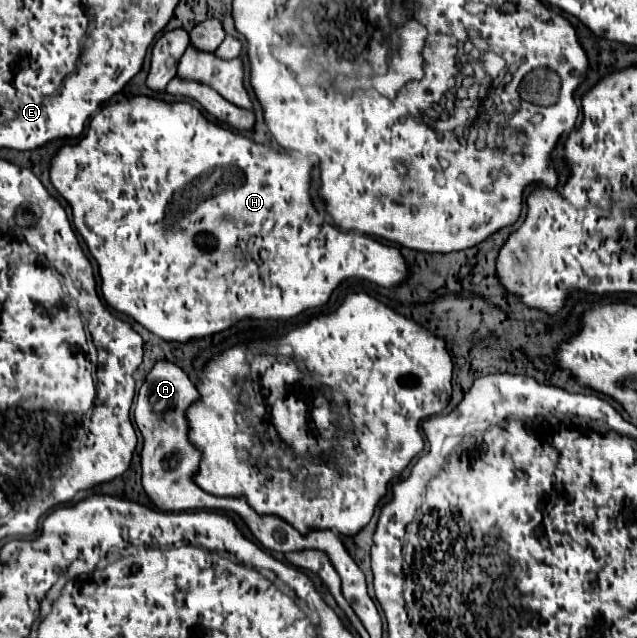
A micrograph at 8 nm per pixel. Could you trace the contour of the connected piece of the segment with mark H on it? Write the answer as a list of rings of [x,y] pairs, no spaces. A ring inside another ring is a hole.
[[[131,97],[127,101],[105,105],[101,113],[91,119],[87,135],[77,145],[65,145],[63,149],[59,149],[59,153],[51,161],[51,183],[55,185],[59,195],[69,201],[73,209],[73,223],[81,233],[81,237],[85,239],[89,253],[99,265],[101,291],[105,301],[119,313],[125,313],[137,319],[145,329],[149,329],[157,337],[165,341],[179,341],[179,343],[219,333],[243,317],[291,319],[305,309],[321,307],[323,303],[327,303],[333,289],[347,277],[367,279],[381,287],[393,287],[399,281],[407,279],[407,273],[409,273],[407,263],[397,249],[387,247],[363,233],[339,229],[327,221],[323,211],[315,209],[309,197],[309,175],[311,175],[311,161],[307,159],[299,159],[293,153],[283,153],[283,151],[279,153],[279,151],[267,149],[263,145],[253,143],[247,137],[241,137],[229,129],[223,129],[217,123],[207,121],[203,113],[191,103],[171,105],[171,103],[163,103],[149,97]],[[245,253],[249,257],[243,261],[241,255]],[[159,255],[161,259],[165,259],[165,269],[161,265],[163,261],[159,259]],[[155,273],[163,273],[163,281],[155,281]],[[175,297],[185,299],[185,305],[171,305]]]

